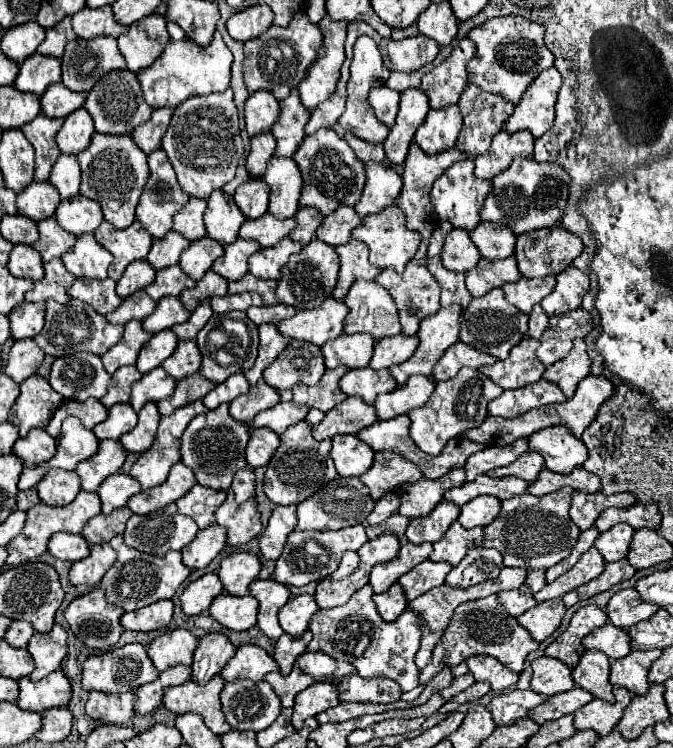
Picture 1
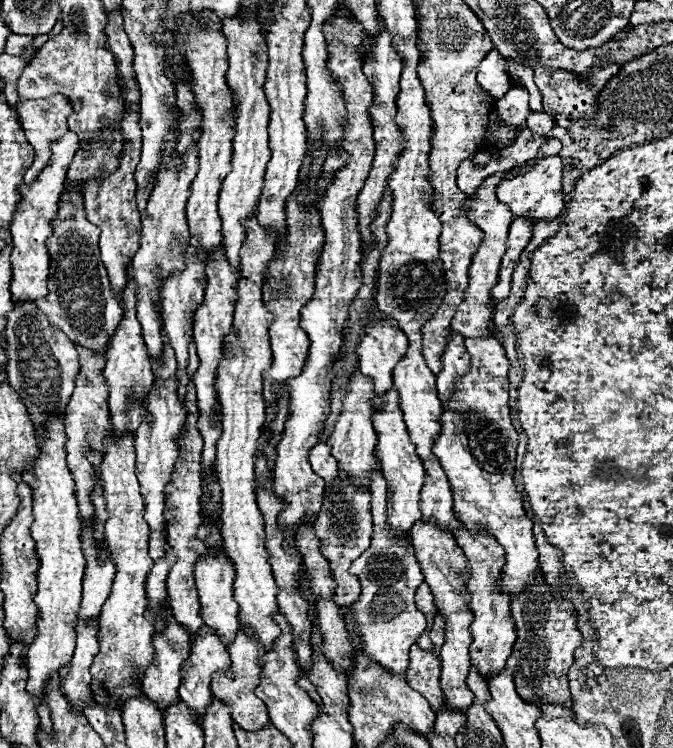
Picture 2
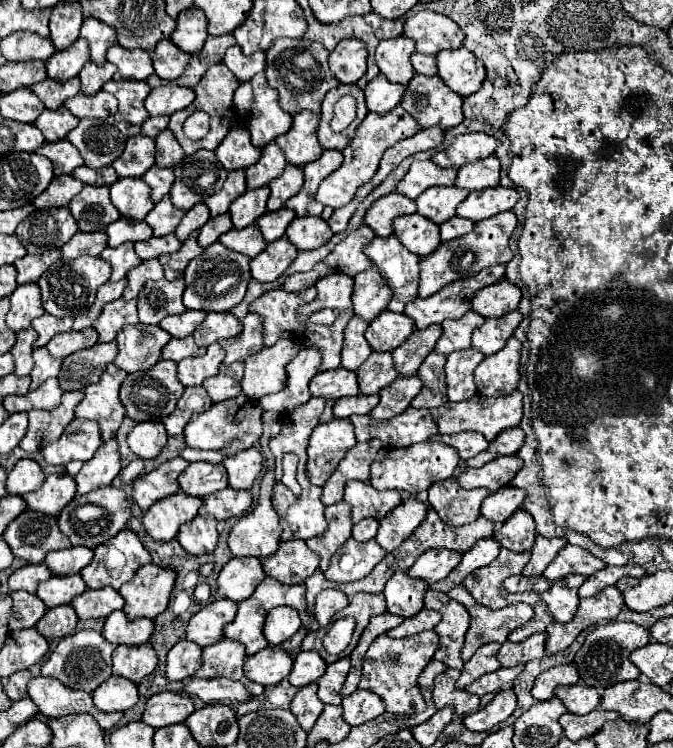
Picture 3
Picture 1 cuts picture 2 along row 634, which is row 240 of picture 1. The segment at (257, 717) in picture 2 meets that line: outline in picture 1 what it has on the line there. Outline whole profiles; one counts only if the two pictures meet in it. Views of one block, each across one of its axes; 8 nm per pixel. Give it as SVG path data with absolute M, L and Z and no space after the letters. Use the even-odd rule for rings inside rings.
M238 238L226 246L226 254L212 264L212 270L230 280L240 280L248 272L248 258L260 250L260 244L254 240Z

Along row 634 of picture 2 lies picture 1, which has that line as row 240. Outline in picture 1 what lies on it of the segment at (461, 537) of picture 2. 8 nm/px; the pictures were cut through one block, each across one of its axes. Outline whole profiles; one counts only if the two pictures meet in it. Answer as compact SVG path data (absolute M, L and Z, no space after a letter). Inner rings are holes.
M480 222L474 230L470 230L470 238L480 250L482 258L496 260L514 254L516 236L512 230L508 230L508 226L496 222Z

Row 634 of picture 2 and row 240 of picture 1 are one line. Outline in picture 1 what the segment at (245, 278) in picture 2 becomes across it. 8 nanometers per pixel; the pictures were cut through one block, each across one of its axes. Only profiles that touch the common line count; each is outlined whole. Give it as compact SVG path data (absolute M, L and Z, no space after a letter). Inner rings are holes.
M266 212L264 216L256 218L256 220L246 220L240 228L240 236L246 240L256 240L260 242L262 248L274 246L276 242L280 242L280 238L288 236L290 230L296 228L296 220L294 218L276 218L270 212Z

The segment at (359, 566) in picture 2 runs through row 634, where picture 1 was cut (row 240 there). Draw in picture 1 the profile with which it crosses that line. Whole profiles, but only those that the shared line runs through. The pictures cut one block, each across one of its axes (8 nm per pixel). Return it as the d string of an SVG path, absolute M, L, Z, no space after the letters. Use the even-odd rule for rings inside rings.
M392 204L392 206L386 206L380 214L372 214L372 216L366 216L362 226L358 226L354 232L352 232L352 238L364 242L368 248L370 248L370 262L378 268L394 268L398 272L404 270L404 266L414 258L416 250L418 250L418 244L420 244L420 234L412 232L406 228L406 220L404 220L404 212L400 206Z

